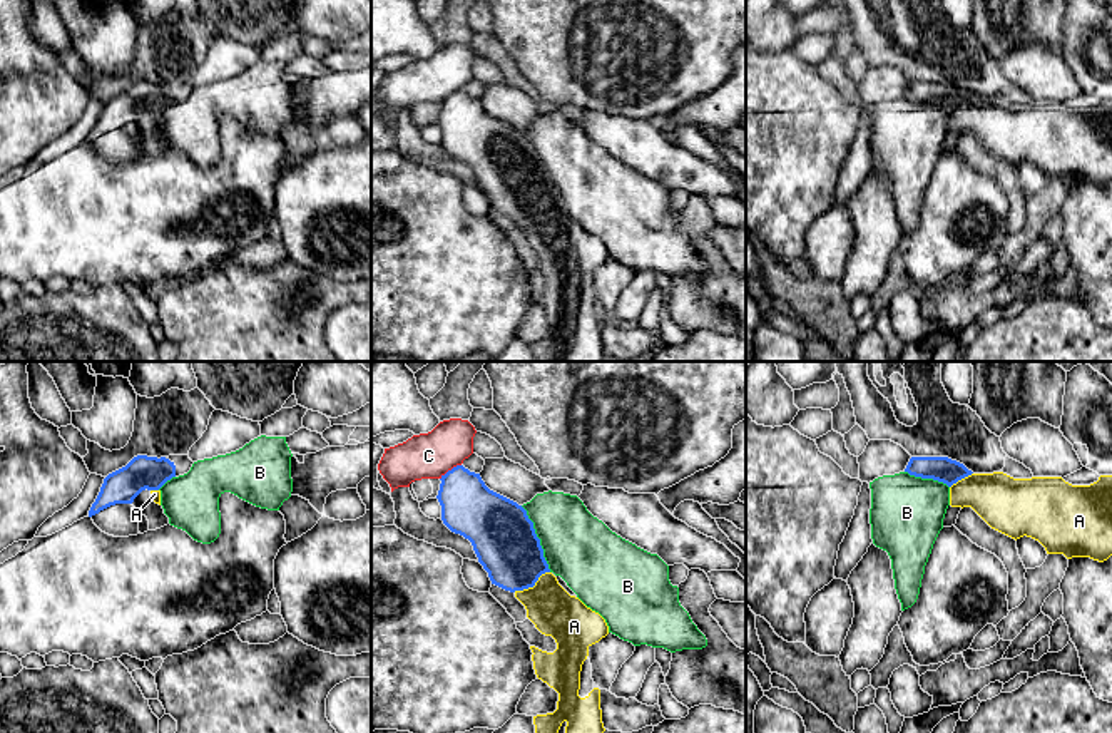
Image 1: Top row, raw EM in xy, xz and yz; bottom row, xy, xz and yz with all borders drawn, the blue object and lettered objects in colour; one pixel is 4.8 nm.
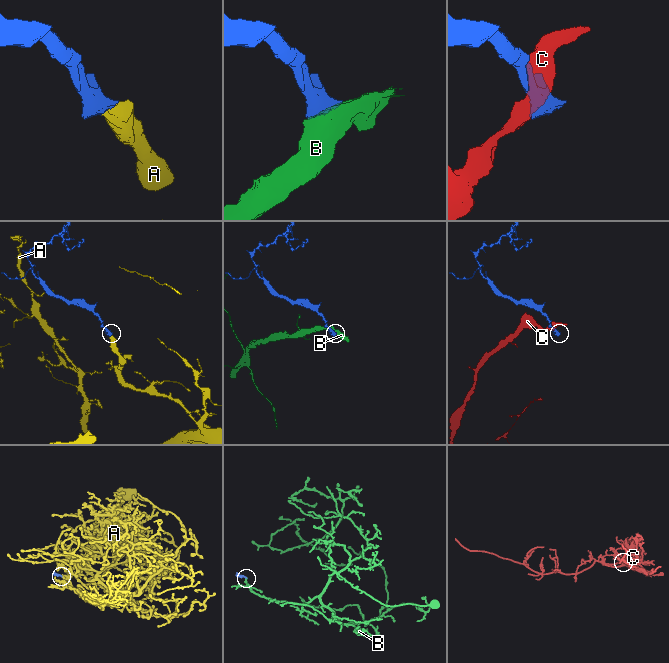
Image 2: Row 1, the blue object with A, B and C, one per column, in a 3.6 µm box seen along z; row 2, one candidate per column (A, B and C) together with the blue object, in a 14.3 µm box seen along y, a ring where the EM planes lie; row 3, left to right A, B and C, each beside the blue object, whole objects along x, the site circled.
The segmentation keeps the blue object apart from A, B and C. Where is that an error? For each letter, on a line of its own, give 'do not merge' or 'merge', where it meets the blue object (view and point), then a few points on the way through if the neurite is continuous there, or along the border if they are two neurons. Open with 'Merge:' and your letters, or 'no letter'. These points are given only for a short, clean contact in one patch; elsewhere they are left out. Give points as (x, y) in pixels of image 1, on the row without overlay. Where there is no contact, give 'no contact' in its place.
Merge: A
A: merge | xz (532, 211) | across xz (505, 168), (532, 211), (556, 238)
B: do not merge | xz (539, 164)
C: do not merge | xz (452, 94)

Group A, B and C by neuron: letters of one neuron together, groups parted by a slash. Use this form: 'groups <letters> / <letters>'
groups A / B / C

